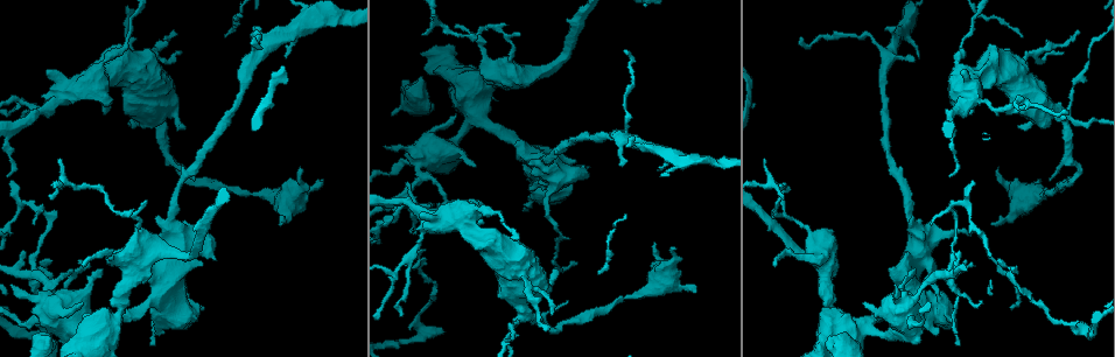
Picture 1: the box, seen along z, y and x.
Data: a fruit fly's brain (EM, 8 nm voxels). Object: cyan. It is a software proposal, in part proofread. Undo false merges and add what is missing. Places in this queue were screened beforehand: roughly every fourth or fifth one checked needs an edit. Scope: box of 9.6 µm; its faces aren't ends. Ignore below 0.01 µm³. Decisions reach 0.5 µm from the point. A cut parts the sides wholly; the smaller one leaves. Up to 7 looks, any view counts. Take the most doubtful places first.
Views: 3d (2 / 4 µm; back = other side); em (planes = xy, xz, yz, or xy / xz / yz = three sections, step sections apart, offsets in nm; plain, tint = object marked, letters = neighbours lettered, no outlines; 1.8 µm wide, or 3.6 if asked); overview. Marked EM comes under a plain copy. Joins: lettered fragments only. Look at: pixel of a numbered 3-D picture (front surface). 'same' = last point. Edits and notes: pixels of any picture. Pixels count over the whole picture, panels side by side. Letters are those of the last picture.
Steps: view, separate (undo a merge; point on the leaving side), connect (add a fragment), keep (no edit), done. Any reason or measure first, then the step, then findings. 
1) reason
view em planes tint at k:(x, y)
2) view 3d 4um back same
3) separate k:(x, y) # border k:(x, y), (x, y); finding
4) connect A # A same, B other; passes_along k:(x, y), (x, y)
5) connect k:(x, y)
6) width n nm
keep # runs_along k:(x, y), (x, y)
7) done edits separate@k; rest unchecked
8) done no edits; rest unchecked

thin arm on a thick one
view 3d 4um back at 1:(516, 319)

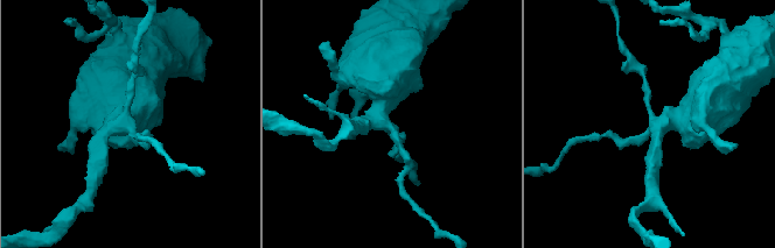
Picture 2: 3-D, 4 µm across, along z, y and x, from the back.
arms 4
view em planes letters at 2:(648, 129)

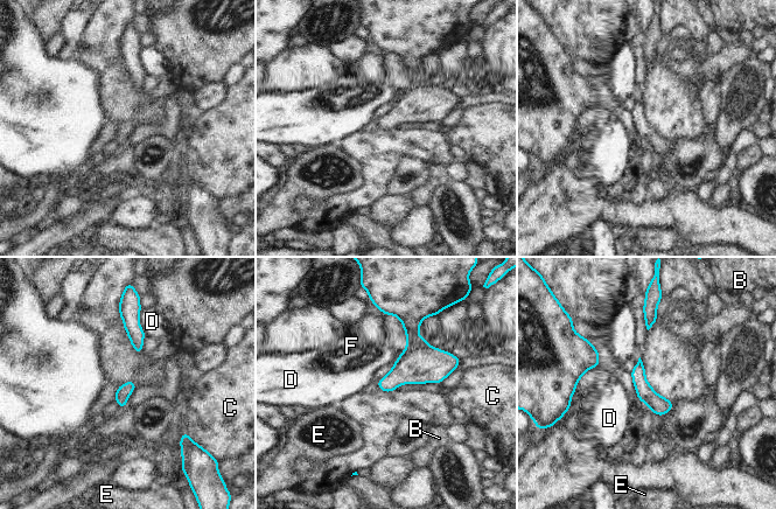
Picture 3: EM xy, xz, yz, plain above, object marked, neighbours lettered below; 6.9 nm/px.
longest_contact D 180 nm
keep # B other, C other, D other, E other, F other; runs_along 3:(640, 364), (641, 385), (669, 406); continuous, no second neuron

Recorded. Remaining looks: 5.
branch stops here
view 3d 4um at 1:(994, 225)

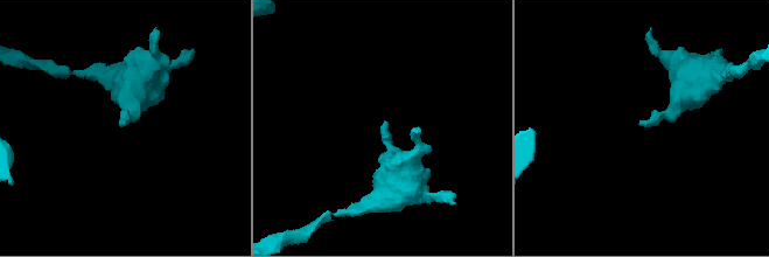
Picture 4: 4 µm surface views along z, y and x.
view em planes letters at 4:(640, 125)

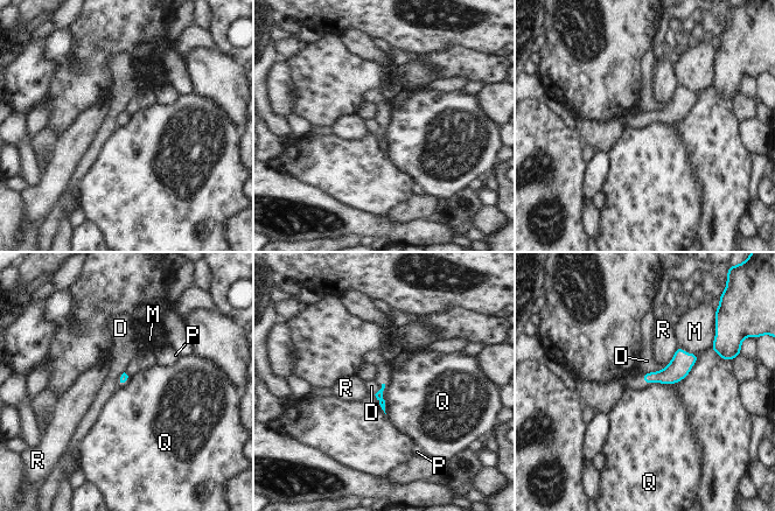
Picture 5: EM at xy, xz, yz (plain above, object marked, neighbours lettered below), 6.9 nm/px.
keep # D other, M other, P other, Q other, R other; border 5:(640, 379), (647, 383), (674, 384); none of them fits

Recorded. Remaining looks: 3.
an open end
view em 3.6um xz step 4 letters at 1:(157, 334)

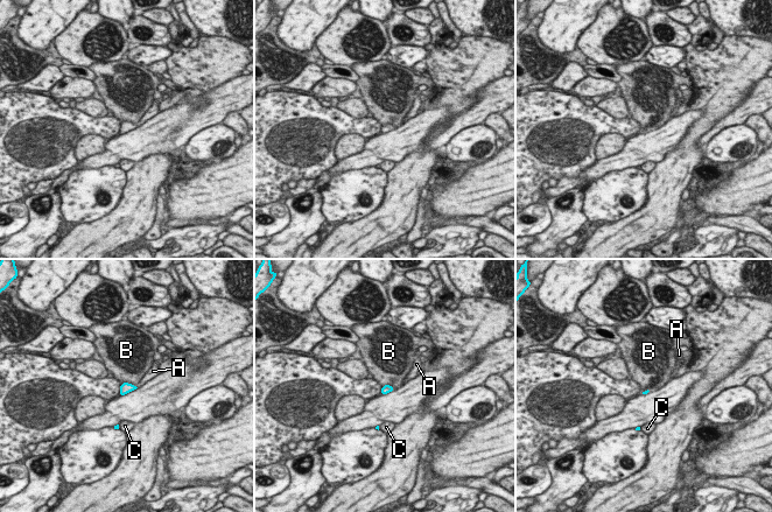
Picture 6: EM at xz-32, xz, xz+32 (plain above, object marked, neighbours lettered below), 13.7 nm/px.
view em 3.6um planes letters same

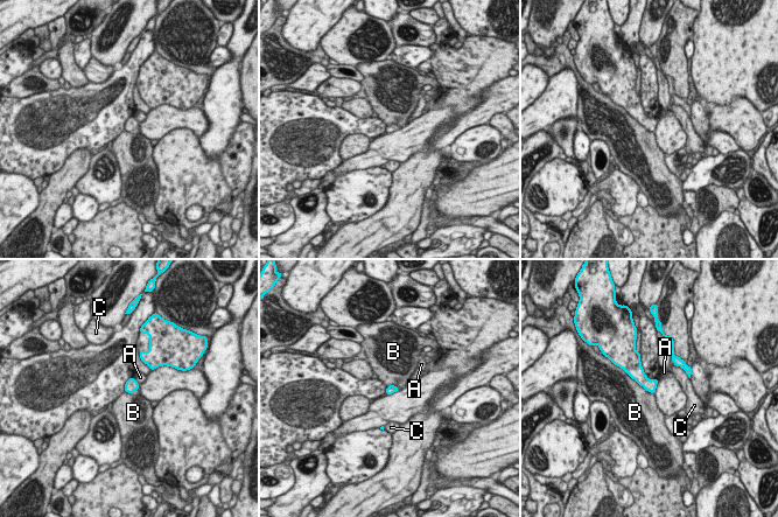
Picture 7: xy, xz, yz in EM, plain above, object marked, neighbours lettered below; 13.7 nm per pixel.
keep # A other, B other, C other; border 7:(618, 367), (653, 393); none of them fits

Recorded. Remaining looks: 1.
done no edits; rest unchecked

